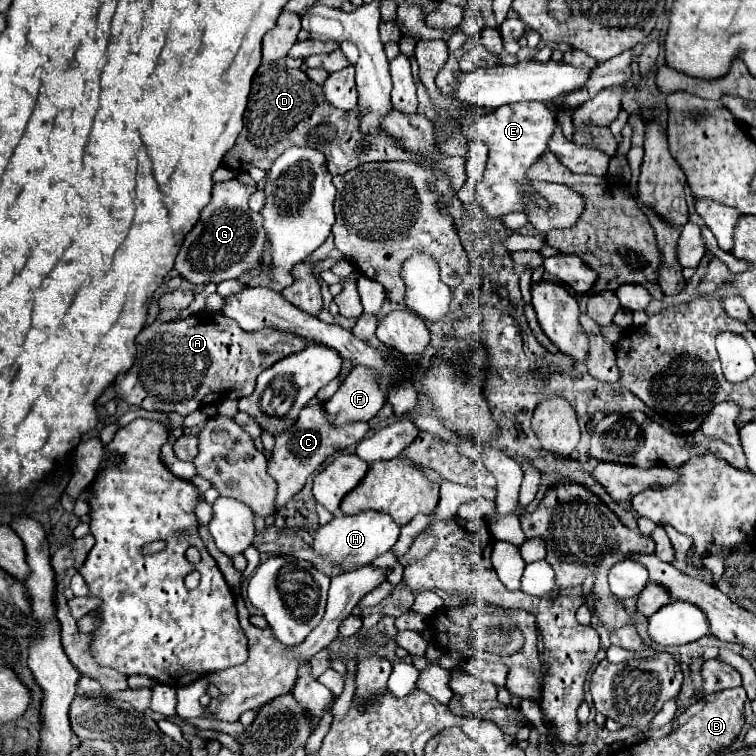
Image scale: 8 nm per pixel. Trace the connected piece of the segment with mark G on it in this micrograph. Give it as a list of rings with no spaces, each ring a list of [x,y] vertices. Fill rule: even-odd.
[[[238,179],[214,185],[210,203],[202,209],[198,223],[186,235],[176,257],[174,269],[180,277],[190,283],[220,283],[226,279],[238,279],[260,265],[266,231],[262,227],[262,215],[248,207],[248,197],[252,193],[254,187],[242,185]]]

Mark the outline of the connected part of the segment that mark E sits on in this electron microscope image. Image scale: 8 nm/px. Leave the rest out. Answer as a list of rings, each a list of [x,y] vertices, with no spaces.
[[[520,101],[498,107],[490,115],[480,115],[472,127],[464,129],[468,147],[474,141],[488,145],[488,163],[482,175],[476,175],[476,197],[480,207],[490,217],[502,217],[510,211],[526,209],[524,187],[528,183],[528,169],[548,151],[548,143],[556,131],[556,115],[542,101]]]

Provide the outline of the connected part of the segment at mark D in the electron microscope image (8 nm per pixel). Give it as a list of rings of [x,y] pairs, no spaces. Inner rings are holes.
[[[262,63],[252,79],[252,93],[244,115],[244,129],[232,151],[224,155],[224,167],[230,171],[246,171],[260,167],[268,171],[272,163],[290,147],[308,145],[326,157],[330,175],[340,175],[368,161],[412,161],[412,153],[396,147],[386,133],[378,137],[358,131],[358,113],[332,109],[324,101],[322,87],[312,83],[302,69],[288,69],[284,63]]]

